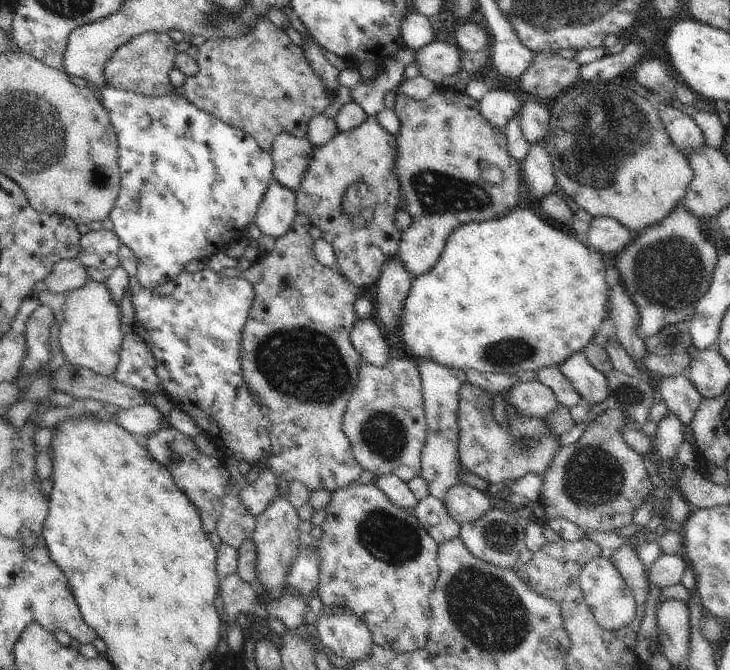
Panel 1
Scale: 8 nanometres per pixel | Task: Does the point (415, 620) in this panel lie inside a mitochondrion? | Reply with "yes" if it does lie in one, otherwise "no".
no

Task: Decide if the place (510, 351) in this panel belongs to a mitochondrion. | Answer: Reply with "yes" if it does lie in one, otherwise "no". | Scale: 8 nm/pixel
yes

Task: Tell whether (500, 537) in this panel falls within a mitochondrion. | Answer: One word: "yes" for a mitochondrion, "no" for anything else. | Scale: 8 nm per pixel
yes

